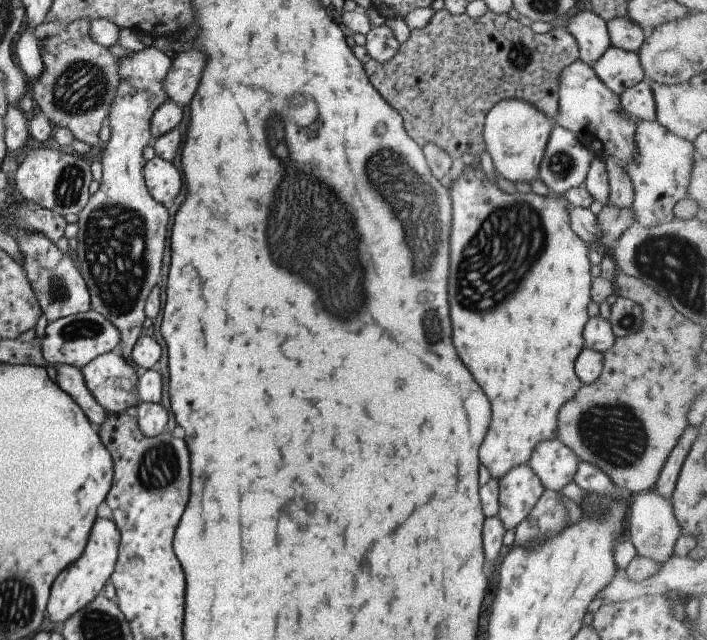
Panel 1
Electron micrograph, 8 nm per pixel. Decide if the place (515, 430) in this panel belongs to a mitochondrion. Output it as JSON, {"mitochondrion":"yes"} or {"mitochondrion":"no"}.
{"mitochondrion":"no"}

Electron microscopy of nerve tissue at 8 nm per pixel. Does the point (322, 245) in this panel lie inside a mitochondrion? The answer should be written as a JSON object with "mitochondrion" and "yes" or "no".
{"mitochondrion":"yes"}

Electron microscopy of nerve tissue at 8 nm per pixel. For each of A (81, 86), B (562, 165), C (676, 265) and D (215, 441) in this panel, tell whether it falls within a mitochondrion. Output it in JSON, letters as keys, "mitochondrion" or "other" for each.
{"A":"mitochondrion","B":"mitochondrion","C":"mitochondrion","D":"other"}

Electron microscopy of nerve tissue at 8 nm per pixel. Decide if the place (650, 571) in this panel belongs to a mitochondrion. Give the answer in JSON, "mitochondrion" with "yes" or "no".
{"mitochondrion":"no"}

